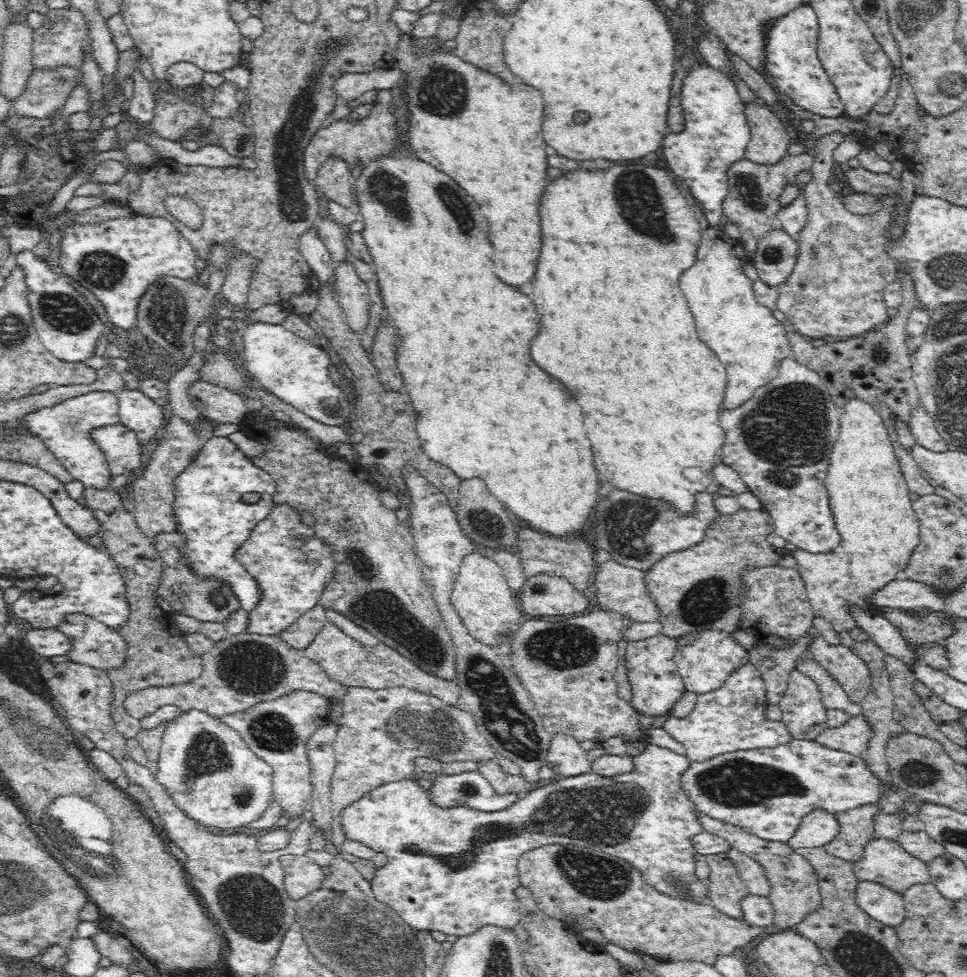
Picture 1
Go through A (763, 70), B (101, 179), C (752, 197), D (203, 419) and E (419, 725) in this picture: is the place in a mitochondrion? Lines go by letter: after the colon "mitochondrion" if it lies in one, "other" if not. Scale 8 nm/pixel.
A: other
B: other
C: mitochondrion
D: other
E: mitochondrion

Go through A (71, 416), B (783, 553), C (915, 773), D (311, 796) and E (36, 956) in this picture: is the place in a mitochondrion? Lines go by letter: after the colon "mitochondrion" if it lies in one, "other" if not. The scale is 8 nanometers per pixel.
A: mitochondrion
B: other
C: mitochondrion
D: other
E: other

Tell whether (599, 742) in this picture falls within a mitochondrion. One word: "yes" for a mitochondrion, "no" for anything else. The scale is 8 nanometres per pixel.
no

